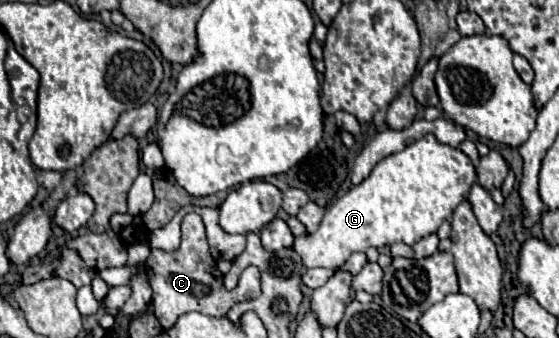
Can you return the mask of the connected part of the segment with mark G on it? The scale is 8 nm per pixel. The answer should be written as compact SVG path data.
M424 136L412 142L402 152L390 154L380 160L372 172L356 186L352 186L340 200L336 200L324 214L318 230L310 236L300 236L294 240L294 250L300 254L306 268L338 268L354 252L366 252L366 248L382 248L394 242L416 244L420 238L434 234L444 220L448 220L454 208L468 196L470 186L476 182L476 170L470 158L452 146L440 144L434 136Z

